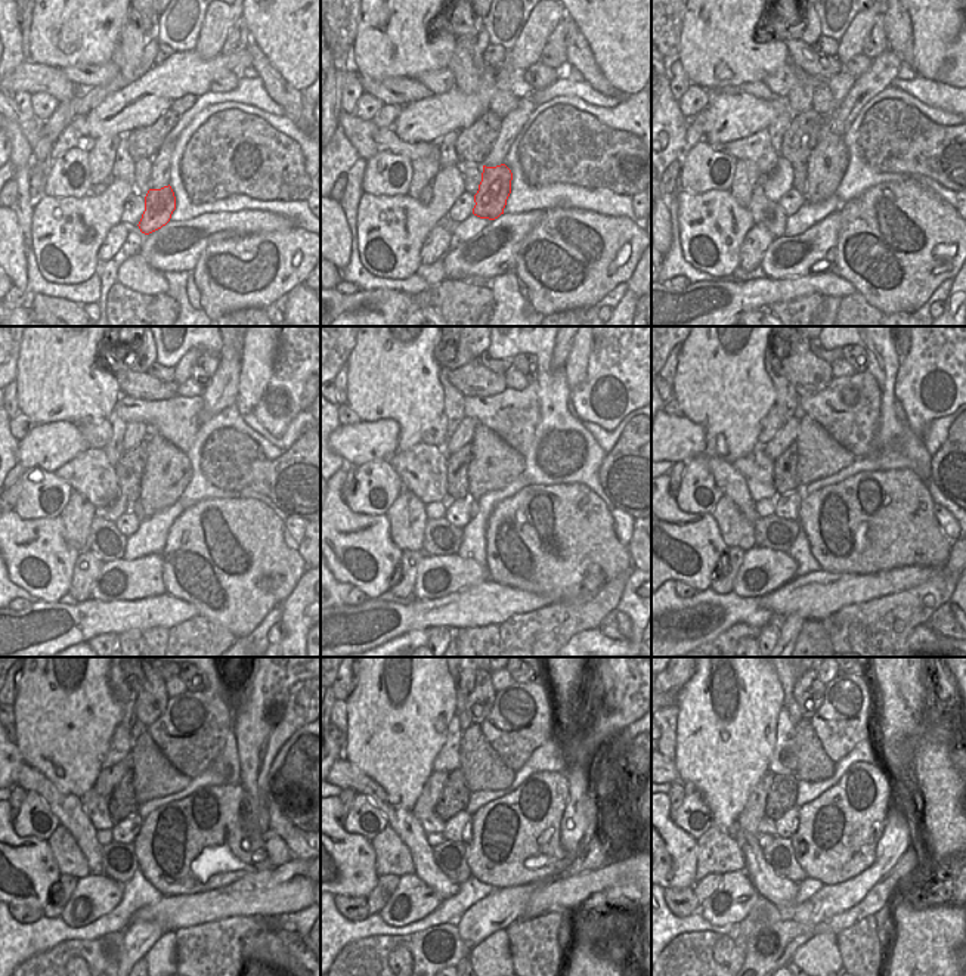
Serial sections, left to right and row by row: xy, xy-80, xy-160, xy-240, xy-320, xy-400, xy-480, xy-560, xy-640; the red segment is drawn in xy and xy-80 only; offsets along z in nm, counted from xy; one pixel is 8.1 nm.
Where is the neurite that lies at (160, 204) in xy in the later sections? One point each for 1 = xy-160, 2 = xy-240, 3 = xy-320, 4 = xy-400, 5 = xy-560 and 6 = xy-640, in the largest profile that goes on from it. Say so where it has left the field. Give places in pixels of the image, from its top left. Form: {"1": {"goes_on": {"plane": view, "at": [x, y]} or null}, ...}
{"1": {"goes_on": {"plane": "xy-160", "at": [826, 166]}}, "2": {"goes_on": {"plane": "xy-240", "at": [167, 471]}}, "3": {"goes_on": {"plane": "xy-320", "at": [495, 464]}}, "4": {"goes_on": {"plane": "xy-400", "at": [819, 455]}}, "5": {"goes_on": {"plane": "xy-560", "at": [483, 770]}}, "6": {"goes_on": {"plane": "xy-640", "at": [813, 762]}}}

